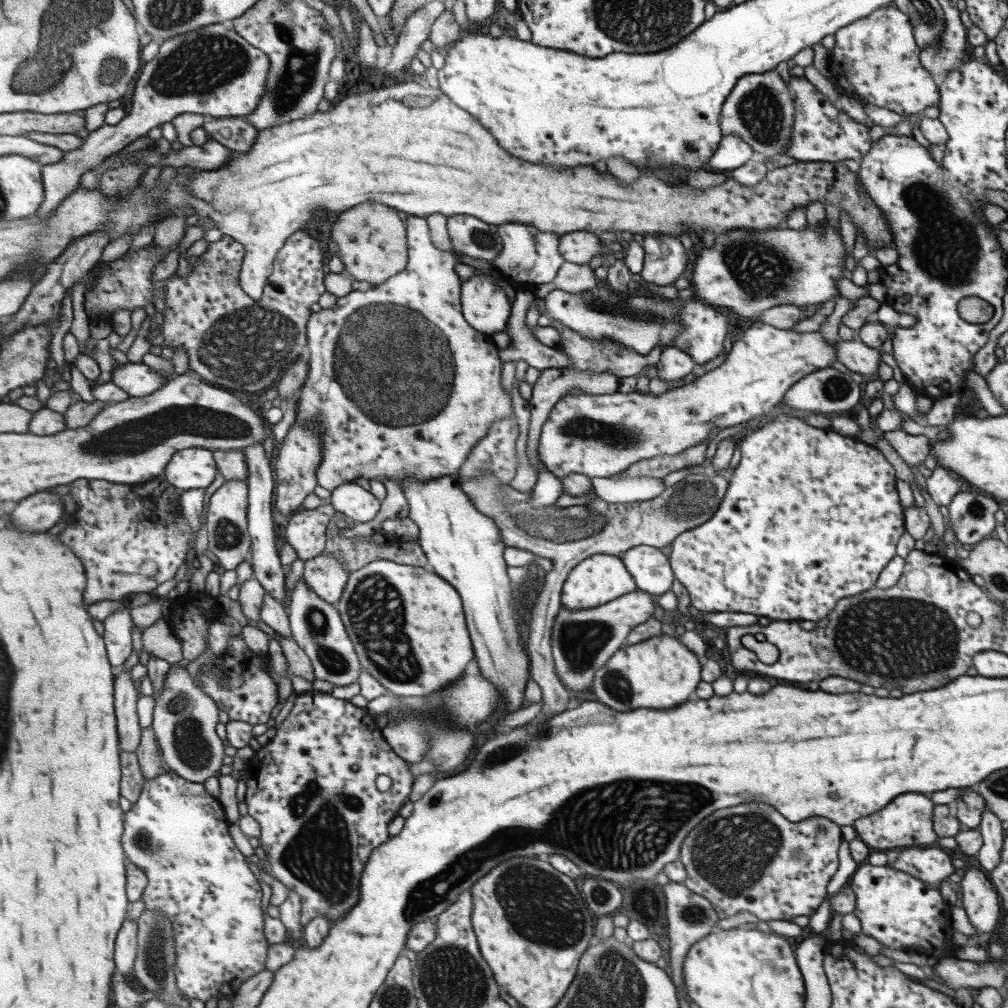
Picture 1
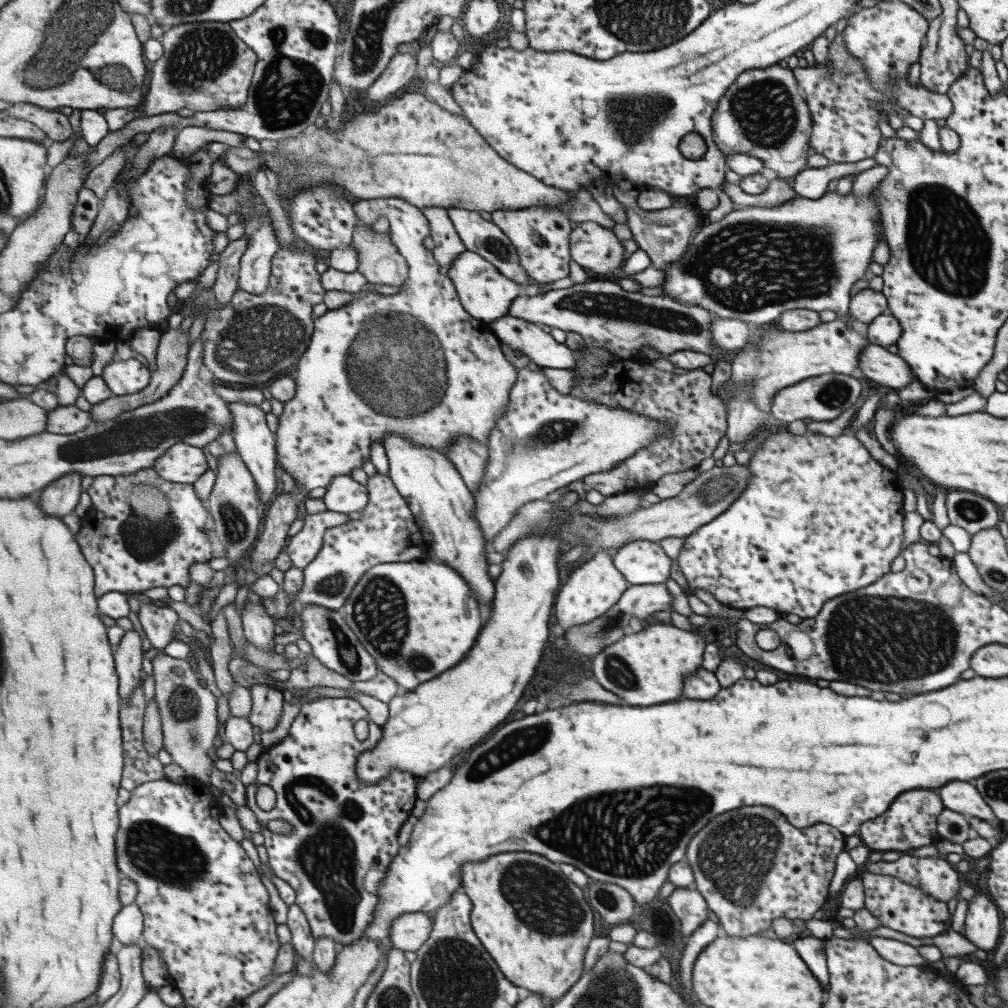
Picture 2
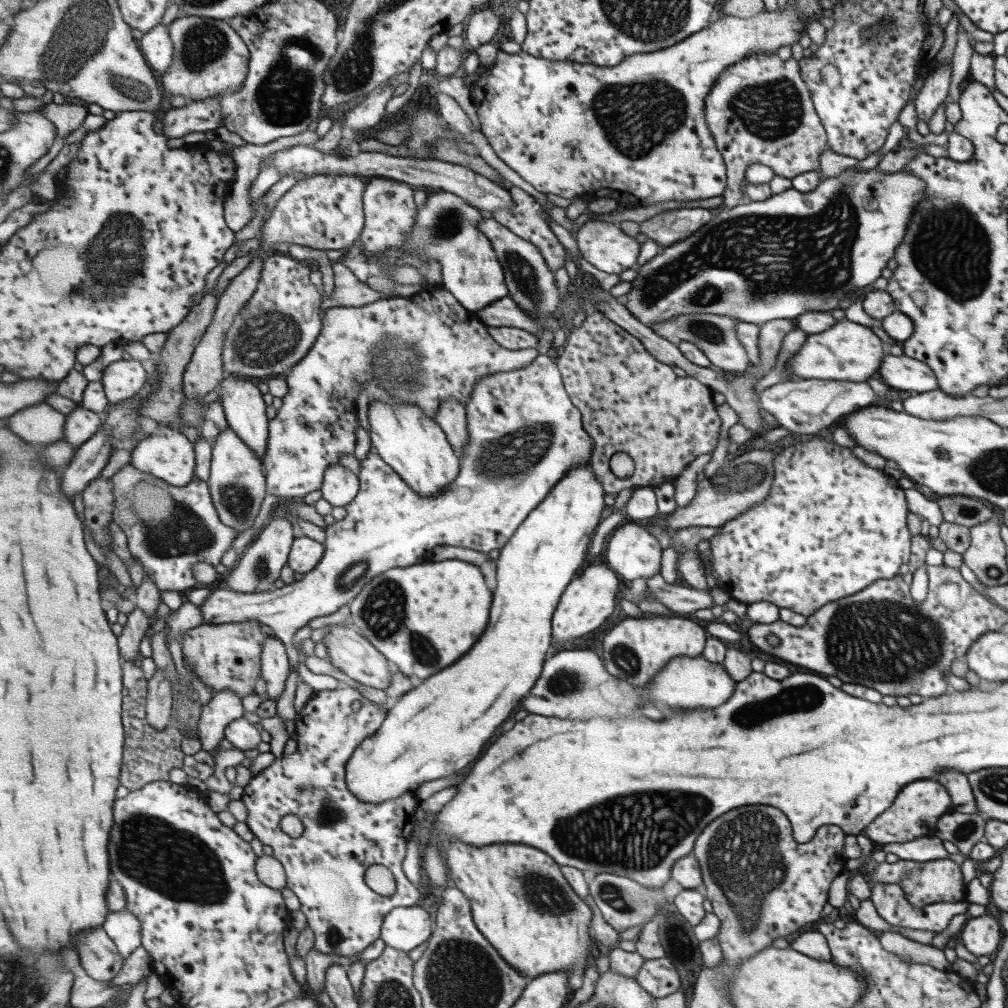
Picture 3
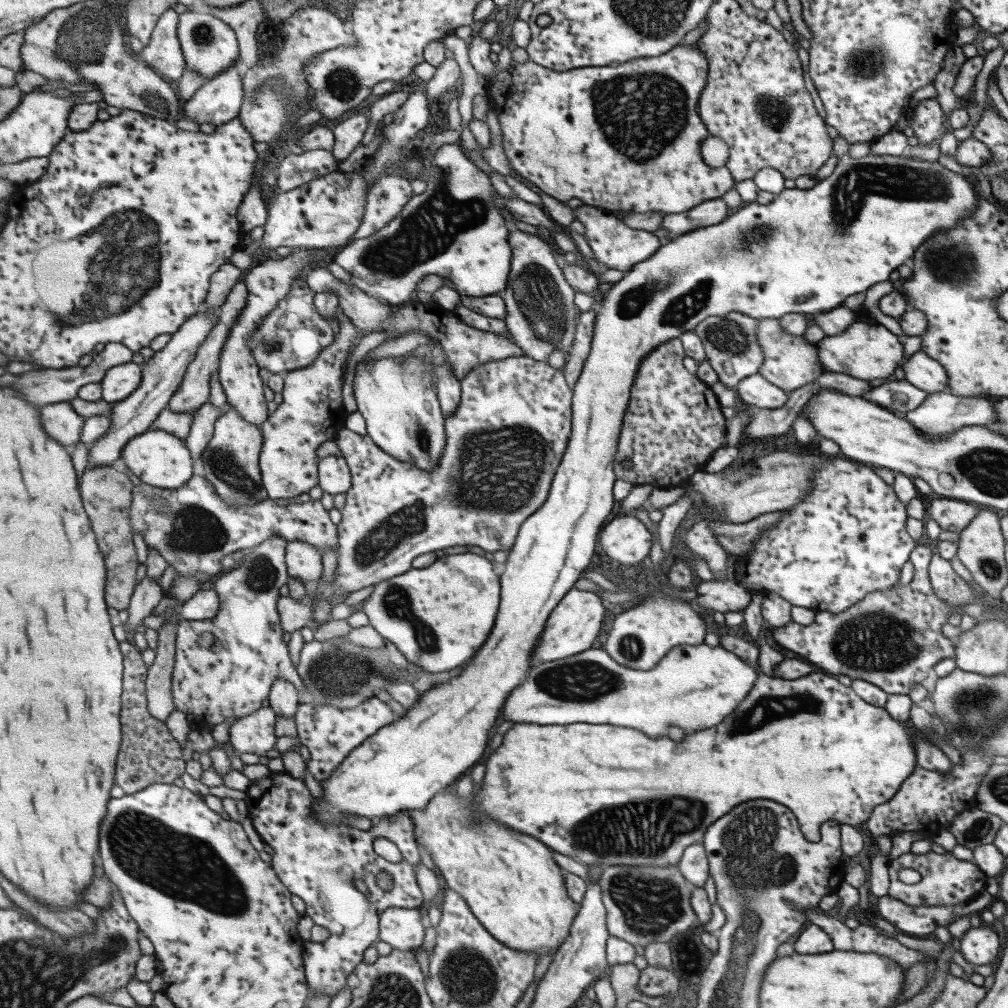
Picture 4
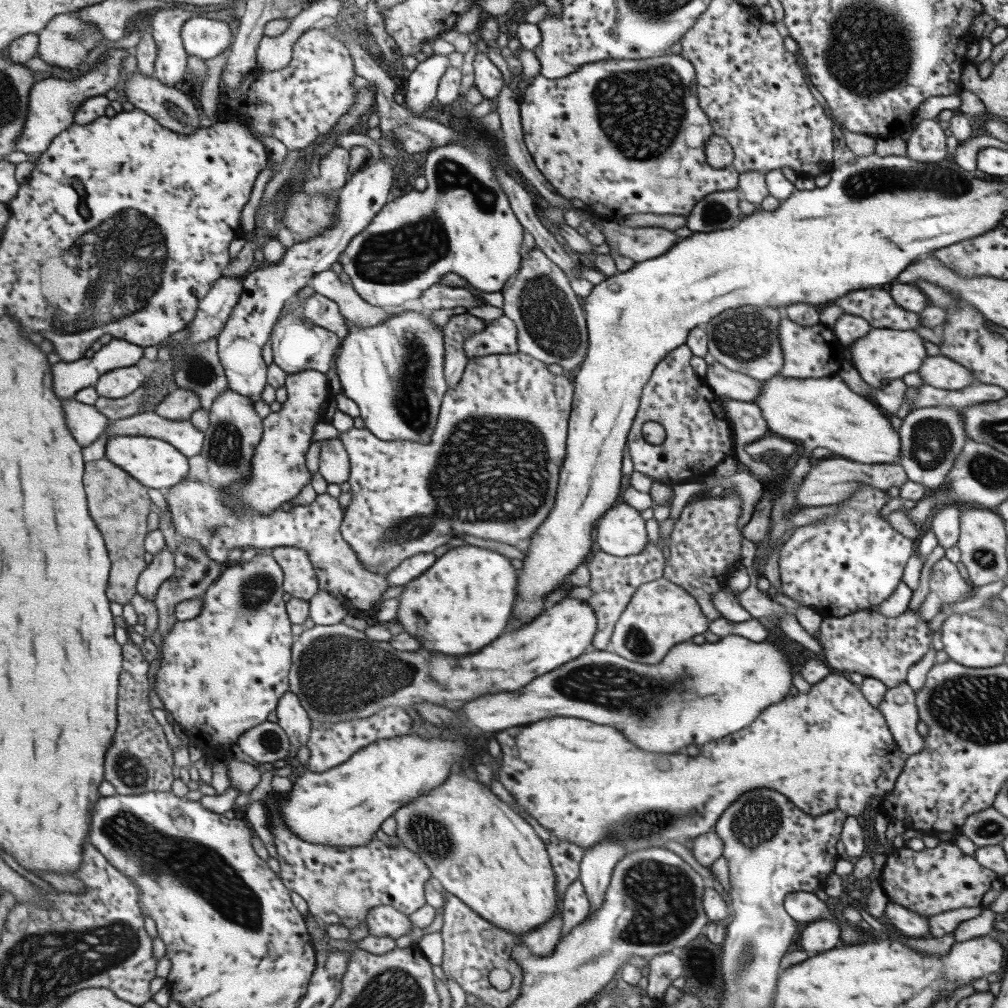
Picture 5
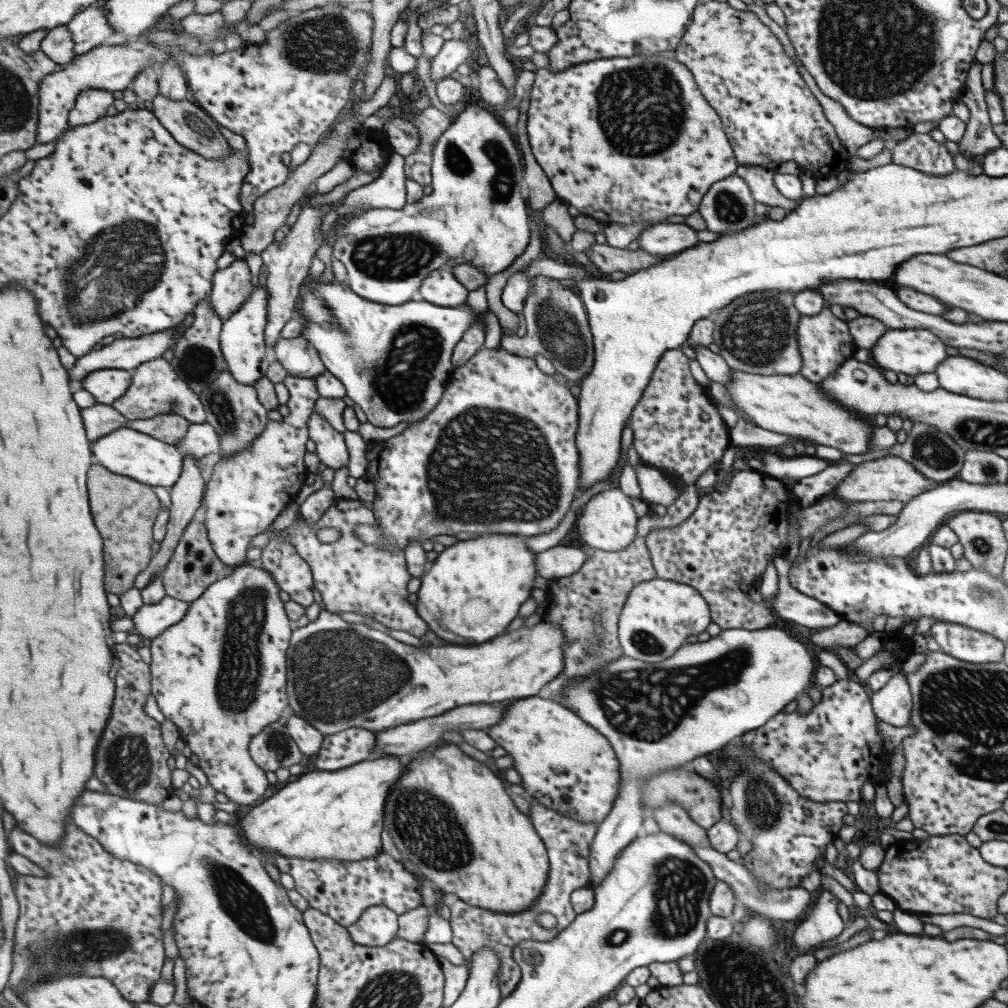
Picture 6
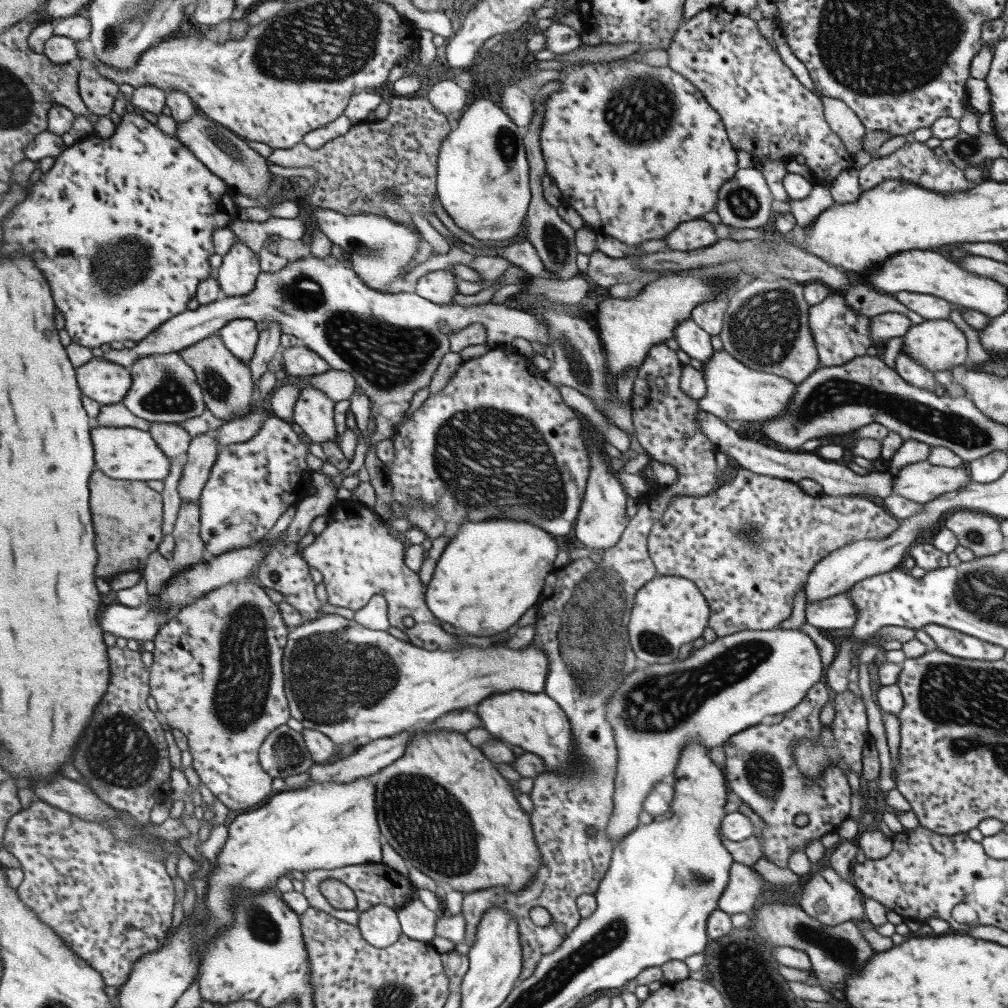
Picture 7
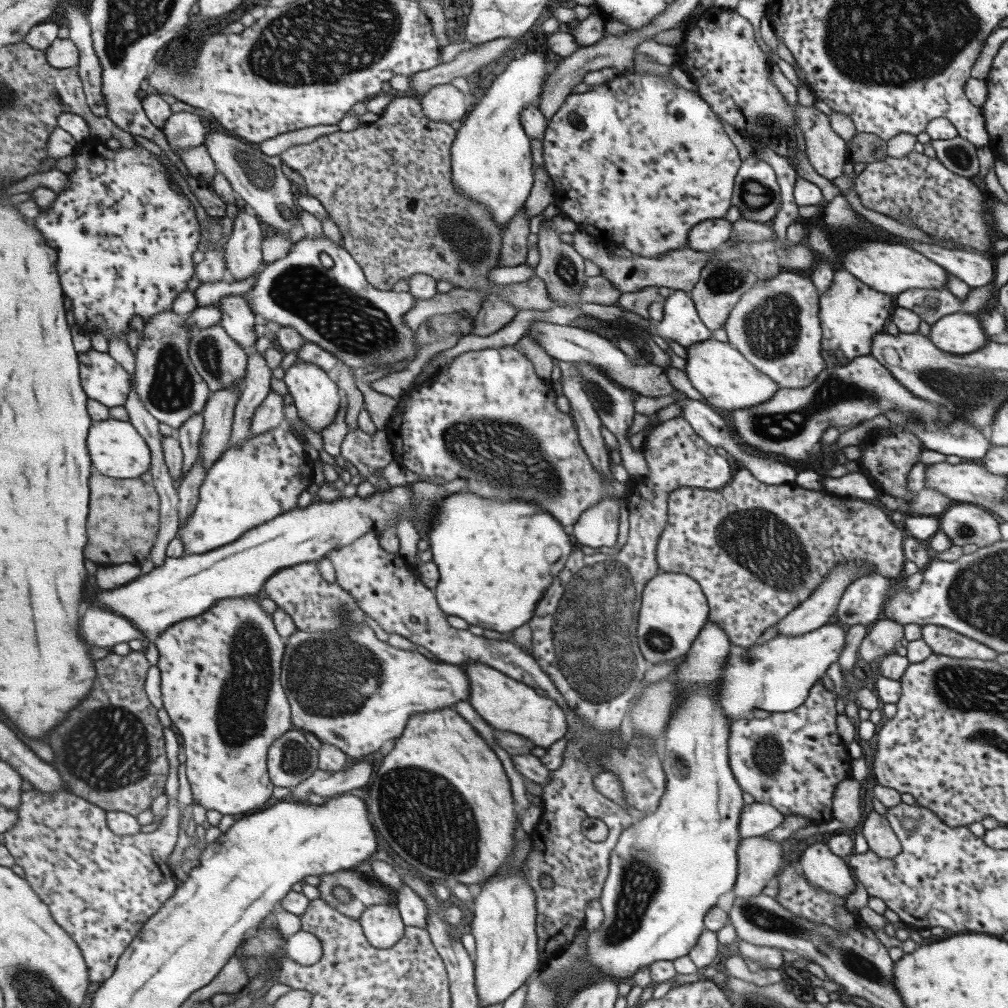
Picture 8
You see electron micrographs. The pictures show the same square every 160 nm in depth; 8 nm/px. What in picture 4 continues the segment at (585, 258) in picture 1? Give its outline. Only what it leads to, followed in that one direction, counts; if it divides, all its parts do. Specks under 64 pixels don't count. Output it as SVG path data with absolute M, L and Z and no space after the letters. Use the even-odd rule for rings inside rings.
M580 205L572 208L575 220L579 220L584 226L585 238L595 260L601 262L607 270L619 270L627 272L632 270L636 263L641 263L660 247L660 242L655 235L650 232L629 228L617 219L613 213L608 213L601 208L589 205Z

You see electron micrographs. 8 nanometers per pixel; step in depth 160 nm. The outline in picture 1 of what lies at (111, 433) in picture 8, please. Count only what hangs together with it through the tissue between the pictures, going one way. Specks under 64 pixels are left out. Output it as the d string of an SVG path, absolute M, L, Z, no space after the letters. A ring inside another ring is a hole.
M188 448L176 452L167 467L165 478L181 492L207 488L213 484L217 469L214 451L206 448Z

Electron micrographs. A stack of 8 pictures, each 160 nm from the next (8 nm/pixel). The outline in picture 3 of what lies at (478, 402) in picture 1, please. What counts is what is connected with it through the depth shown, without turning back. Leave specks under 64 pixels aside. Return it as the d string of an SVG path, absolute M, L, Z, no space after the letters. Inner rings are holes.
M374 177L364 192L366 223L360 236L363 246L371 252L384 252L386 248L404 248L408 234L419 219L419 207L415 204L415 188L407 183L386 177ZM444 286L428 287L420 289L417 294L411 297L399 297L389 299L381 299L377 302L361 306L346 307L336 306L335 308L326 309L324 314L324 327L317 339L316 345L309 351L303 360L288 374L286 381L289 385L289 392L283 398L283 404L277 410L276 417L270 420L270 435L268 438L268 451L264 456L264 469L267 474L268 492L278 498L284 500L300 501L304 496L315 490L322 490L325 474L333 464L340 464L339 458L341 454L351 454L355 452L355 444L357 444L357 396L361 394L361 386L364 386L369 396L370 402L383 401L384 403L413 403L419 405L431 418L436 420L437 413L440 411L441 403L453 397L458 398L465 406L469 397L472 395L476 384L481 379L487 379L488 376L496 375L500 372L516 371L517 369L528 367L535 358L540 355L536 348L526 348L523 350L509 350L501 346L489 332L488 325L474 312L465 308L464 305L457 300L457 297Z

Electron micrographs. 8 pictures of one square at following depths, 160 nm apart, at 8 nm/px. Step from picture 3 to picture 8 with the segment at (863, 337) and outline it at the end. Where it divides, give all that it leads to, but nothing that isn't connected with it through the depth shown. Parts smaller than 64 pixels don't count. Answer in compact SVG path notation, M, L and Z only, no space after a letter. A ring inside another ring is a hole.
M953 313L939 317L930 325L927 337L938 349L954 355L969 354L988 340L974 314Z

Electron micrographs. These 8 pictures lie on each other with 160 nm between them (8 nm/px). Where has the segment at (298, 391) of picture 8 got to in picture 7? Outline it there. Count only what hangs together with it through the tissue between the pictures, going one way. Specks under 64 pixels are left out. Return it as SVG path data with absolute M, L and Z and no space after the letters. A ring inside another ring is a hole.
M287 375L282 384L298 384L300 386L300 397L292 408L293 422L296 423L302 432L313 442L327 442L327 440L338 442L341 435L336 429L335 407L336 402L325 394L319 387L316 387L311 381L309 375Z

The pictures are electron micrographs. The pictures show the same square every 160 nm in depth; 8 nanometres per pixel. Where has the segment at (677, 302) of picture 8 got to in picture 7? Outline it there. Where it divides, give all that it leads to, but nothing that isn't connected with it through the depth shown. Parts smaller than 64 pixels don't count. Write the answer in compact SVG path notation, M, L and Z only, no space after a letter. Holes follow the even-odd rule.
M690 318L680 320L676 324L673 340L690 358L699 360L702 364L712 355L713 349L709 343L709 335Z

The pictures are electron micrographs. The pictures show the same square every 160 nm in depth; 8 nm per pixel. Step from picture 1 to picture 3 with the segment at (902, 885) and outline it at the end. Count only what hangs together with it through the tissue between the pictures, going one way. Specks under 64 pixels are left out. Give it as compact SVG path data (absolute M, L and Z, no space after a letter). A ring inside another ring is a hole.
M871 883L870 896L876 913L891 926L939 933L955 914L966 914L968 902L936 902L925 908L913 908L905 900L900 885Z

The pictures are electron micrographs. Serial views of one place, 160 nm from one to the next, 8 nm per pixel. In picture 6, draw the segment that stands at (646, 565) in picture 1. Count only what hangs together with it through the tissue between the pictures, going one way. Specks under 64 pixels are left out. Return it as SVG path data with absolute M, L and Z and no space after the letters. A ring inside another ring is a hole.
M617 487L603 490L595 496L591 496L589 501L581 508L581 514L574 520L577 536L591 547L591 550L599 552L624 551L635 538L636 520L630 499L623 496Z

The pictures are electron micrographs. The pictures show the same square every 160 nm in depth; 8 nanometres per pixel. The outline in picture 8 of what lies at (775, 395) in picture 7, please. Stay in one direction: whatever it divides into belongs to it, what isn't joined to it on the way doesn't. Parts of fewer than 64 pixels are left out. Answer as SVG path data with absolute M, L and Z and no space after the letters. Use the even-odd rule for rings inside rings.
M713 338L705 339L684 348L686 357L682 371L691 386L707 400L710 406L732 411L744 409L770 399L778 386L764 374L761 374L745 357L727 341Z

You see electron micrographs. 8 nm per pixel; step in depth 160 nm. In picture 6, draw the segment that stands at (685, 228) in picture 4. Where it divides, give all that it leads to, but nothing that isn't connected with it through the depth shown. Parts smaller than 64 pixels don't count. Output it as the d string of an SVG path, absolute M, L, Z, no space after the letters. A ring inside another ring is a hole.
M733 173L707 189L697 212L709 232L738 232L753 224L755 202L745 180Z

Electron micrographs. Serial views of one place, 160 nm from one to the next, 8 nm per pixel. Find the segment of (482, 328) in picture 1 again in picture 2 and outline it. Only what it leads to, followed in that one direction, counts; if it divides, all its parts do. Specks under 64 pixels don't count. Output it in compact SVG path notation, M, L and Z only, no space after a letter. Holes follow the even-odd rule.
M469 249L455 259L447 274L452 277L465 310L487 326L511 312L512 302L523 294L525 287L501 273L481 253Z

